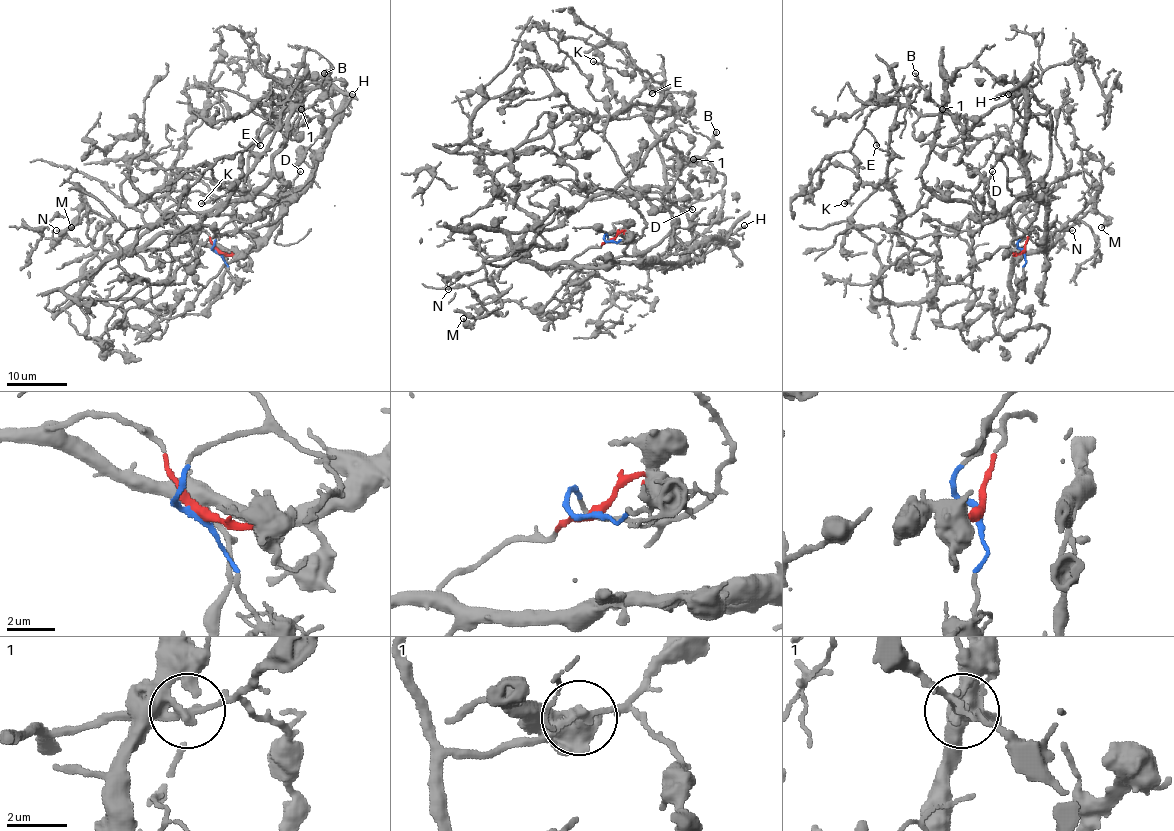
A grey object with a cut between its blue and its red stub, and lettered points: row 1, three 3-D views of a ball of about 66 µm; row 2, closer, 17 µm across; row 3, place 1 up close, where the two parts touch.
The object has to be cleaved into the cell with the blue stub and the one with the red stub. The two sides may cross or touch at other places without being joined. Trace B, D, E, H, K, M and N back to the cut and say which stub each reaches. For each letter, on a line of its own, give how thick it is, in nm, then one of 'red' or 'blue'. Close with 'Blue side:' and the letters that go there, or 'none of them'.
B: 130 nm thick; blue
D: 120 nm thick; blue
E: 120 nm thick; blue
H: 160 nm thick; blue
K: 160 nm thick; blue
M: 180 nm thick; red
N: 110 nm thick; red
Blue side: B, D, E, H, K

